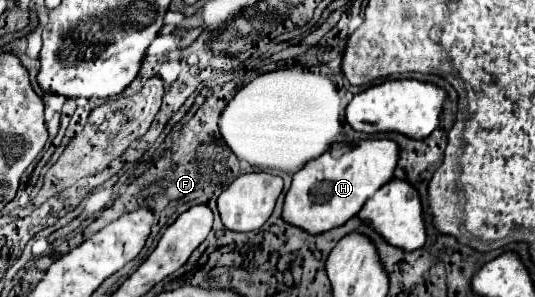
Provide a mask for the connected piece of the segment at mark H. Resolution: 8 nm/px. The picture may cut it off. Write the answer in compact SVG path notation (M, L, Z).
M386 138L360 140L348 146L338 158L334 156L334 150L336 146L298 170L292 176L292 186L284 198L282 220L310 236L334 230L356 216L364 202L392 178L398 162L398 144Z

